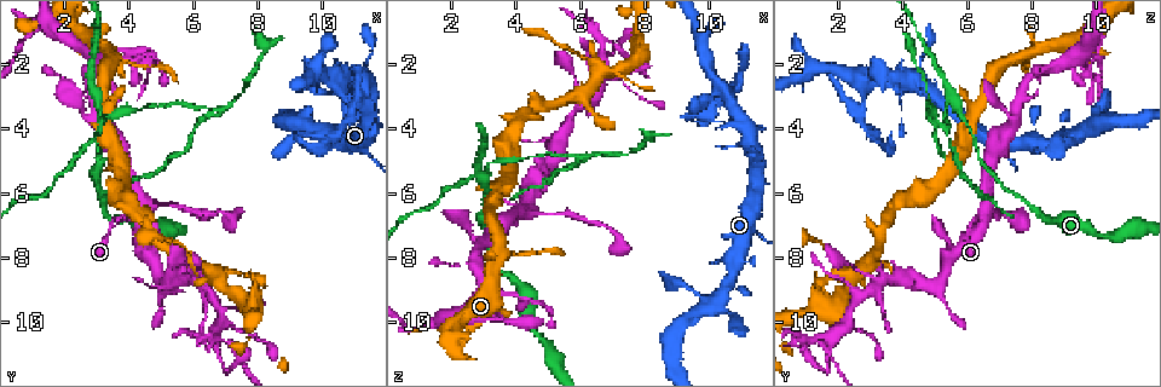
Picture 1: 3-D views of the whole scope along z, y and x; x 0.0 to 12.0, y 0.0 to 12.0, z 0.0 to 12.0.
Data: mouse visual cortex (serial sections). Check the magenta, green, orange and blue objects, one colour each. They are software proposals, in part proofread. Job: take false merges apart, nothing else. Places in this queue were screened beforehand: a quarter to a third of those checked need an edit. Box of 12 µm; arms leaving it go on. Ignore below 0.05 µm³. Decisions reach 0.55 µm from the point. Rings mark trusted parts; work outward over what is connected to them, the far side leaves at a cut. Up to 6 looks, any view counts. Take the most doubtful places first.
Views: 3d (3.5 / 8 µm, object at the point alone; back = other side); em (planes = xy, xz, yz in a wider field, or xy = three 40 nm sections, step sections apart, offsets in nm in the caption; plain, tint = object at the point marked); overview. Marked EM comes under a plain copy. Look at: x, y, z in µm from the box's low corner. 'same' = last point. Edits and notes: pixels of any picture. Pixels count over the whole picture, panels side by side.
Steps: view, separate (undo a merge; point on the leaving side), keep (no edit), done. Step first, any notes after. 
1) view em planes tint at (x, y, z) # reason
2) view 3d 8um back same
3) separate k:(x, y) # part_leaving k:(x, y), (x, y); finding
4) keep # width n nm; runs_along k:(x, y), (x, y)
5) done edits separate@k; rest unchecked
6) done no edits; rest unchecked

view 3d 3.5um at (10.9, 3.3, 2.7)

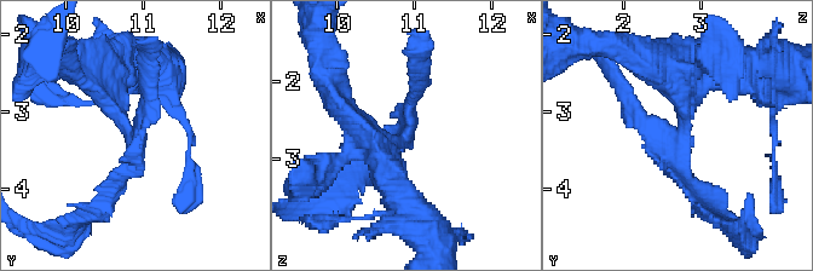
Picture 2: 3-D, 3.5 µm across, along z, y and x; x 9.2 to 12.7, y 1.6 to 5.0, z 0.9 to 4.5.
separate 2:(639, 109) # part_leaving 2:(686, 124), (680, 176), (711, 212); two cells meet here

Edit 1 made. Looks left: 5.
view 3d 8um at (4.1, 6.6, 6.4) # side arm on a straight run

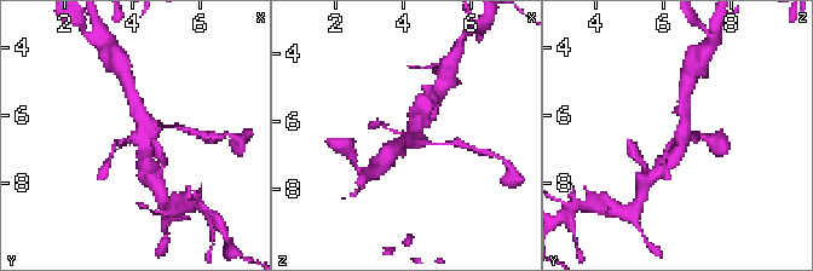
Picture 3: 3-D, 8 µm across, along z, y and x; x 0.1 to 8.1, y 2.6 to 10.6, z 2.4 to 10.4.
view em xy step 3 tint at (4.2, 6.7, 6.5) # need the tissue

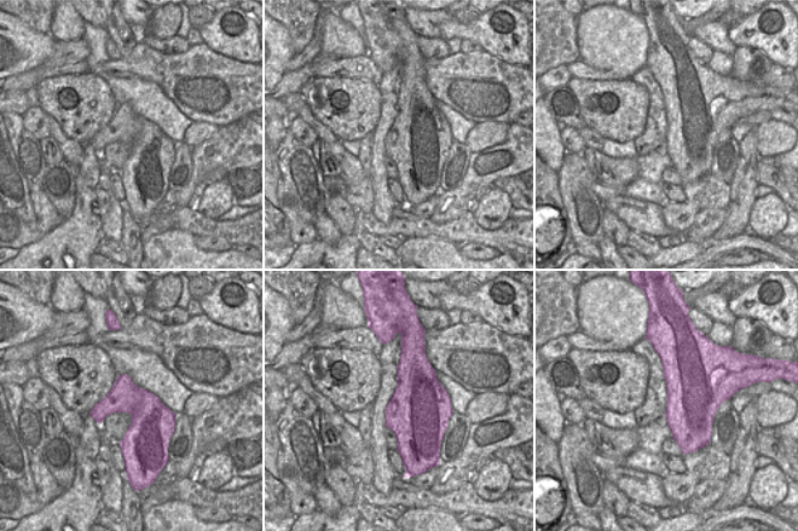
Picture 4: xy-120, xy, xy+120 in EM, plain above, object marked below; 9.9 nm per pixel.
keep # all the same cell

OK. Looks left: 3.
view 3d 3.5um at (6.2, 8.1, 1.9) # thick turns thin

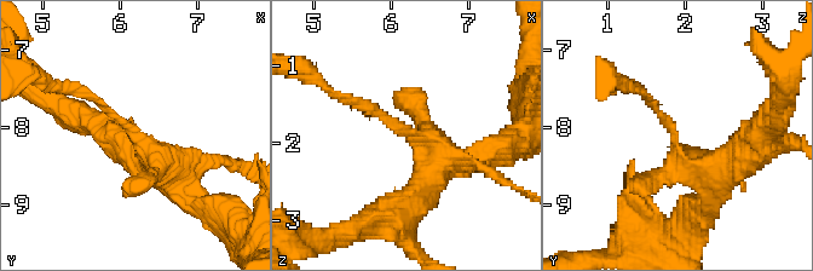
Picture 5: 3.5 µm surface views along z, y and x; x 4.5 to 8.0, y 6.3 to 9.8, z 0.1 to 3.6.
view em xy step 2 tint at (6.25, 8.10, 1.90) # now the EM

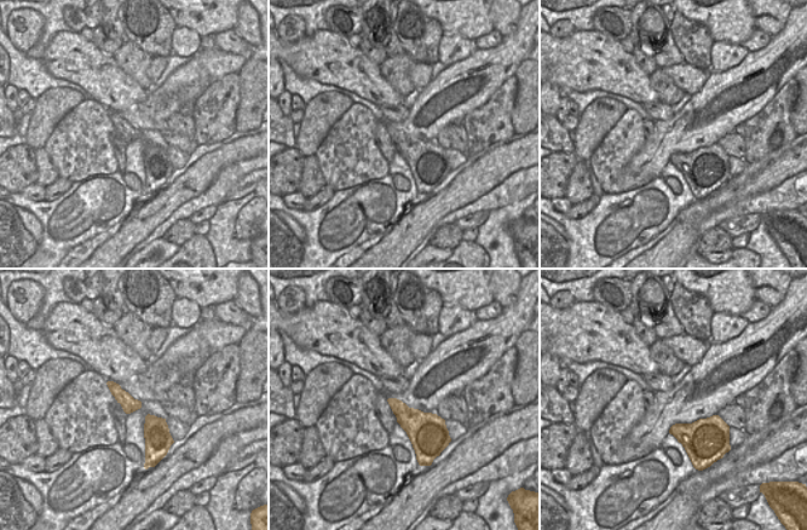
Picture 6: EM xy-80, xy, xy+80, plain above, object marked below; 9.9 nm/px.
view em xy step 1 tint same

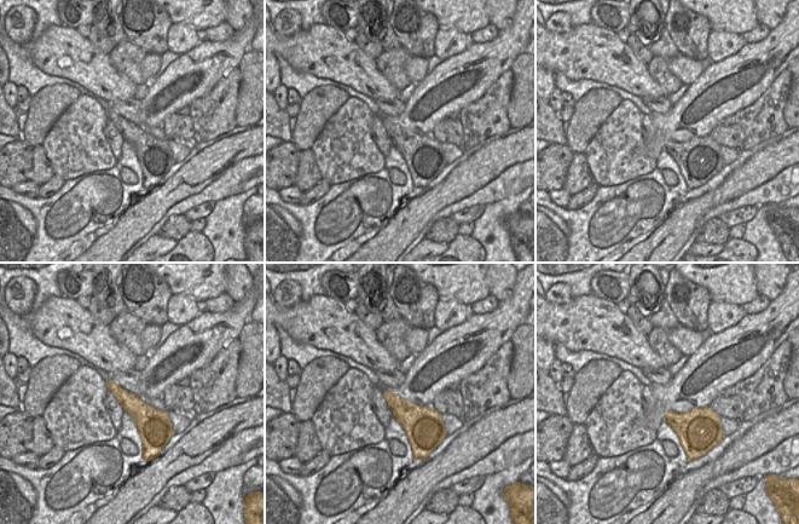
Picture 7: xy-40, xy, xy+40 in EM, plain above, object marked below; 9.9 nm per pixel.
keep # all the same cell

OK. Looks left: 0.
done edits separate@2; rest unchecked

